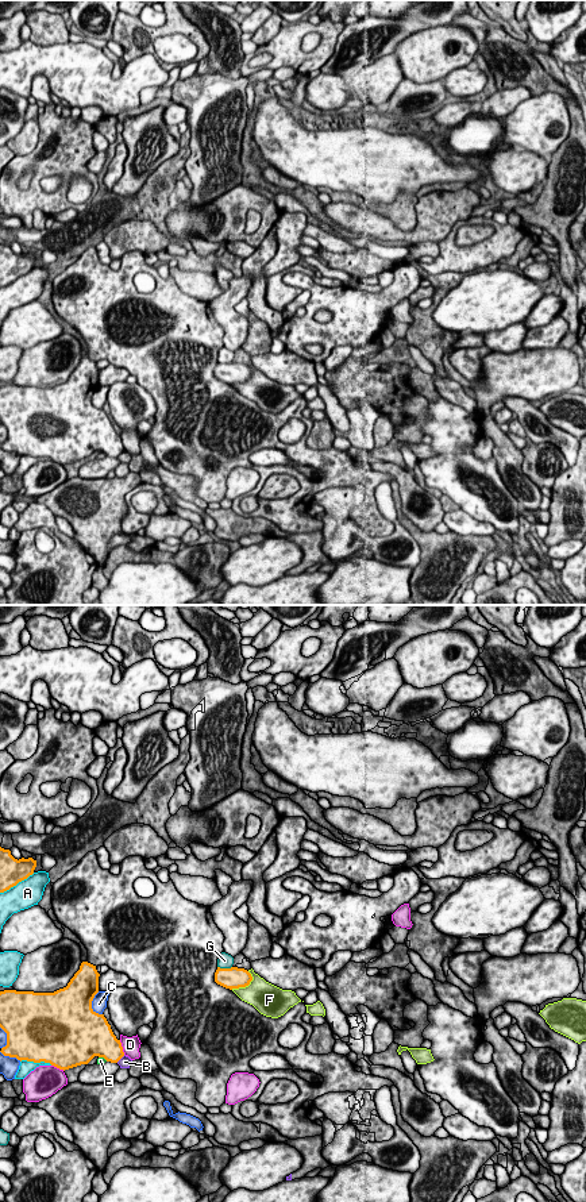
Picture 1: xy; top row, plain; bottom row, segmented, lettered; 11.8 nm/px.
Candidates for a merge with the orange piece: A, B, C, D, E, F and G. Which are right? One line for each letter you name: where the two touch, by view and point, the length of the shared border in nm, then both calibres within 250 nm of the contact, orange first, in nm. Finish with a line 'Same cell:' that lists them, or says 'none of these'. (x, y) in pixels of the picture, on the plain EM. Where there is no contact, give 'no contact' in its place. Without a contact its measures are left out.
Same cell: none of these

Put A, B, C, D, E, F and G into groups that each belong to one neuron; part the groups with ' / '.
A / B / C / D / E / F / G

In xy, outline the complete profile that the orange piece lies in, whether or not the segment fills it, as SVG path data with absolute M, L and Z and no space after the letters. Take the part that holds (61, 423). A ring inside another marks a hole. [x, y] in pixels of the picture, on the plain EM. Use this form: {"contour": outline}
{"contour": "M82 357L68 381L54 388L0 386L0 423L7 428L7 440L0 447L20 456L50 458L63 466L88 459L95 451L117 458L124 451L122 438L104 409L92 404L99 371L96 361Z"}

